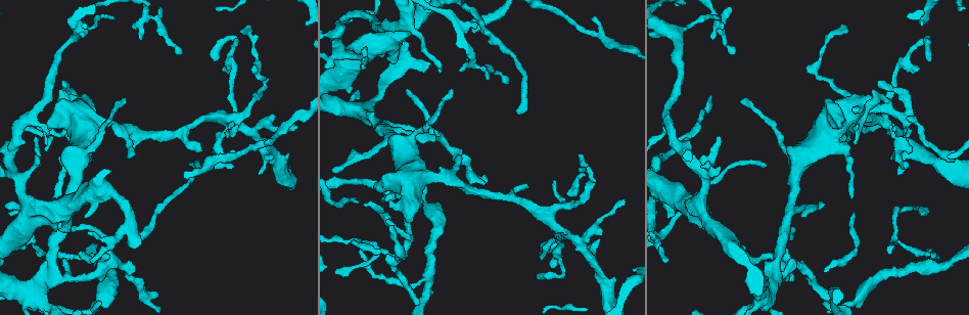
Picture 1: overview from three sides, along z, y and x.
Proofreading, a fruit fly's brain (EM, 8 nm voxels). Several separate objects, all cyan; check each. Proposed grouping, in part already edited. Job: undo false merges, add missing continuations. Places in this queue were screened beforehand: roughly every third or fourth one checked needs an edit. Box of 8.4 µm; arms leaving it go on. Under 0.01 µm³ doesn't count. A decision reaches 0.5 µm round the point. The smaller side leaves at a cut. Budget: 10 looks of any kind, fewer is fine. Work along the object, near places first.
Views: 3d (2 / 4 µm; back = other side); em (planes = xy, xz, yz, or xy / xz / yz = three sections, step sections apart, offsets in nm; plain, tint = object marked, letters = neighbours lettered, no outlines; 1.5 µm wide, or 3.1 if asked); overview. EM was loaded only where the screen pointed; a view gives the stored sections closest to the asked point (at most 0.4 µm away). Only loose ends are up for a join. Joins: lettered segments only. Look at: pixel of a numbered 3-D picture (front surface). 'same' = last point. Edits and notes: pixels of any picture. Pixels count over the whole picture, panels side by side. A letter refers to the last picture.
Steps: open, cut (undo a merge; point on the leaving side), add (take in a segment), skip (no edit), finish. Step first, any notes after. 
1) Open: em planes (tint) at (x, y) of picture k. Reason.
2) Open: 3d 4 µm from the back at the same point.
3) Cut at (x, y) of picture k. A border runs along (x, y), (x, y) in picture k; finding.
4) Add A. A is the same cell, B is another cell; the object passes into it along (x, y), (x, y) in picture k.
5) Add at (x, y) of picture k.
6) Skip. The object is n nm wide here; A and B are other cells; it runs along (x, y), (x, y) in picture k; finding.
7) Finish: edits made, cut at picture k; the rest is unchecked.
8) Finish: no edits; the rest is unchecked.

Open: 3d 4 µm at (707, 179) of picture 1. Four-way junction.

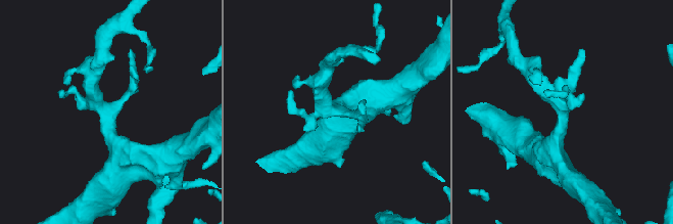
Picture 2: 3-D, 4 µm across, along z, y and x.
Open: em planes (letters) at (339, 110) of picture 2. 4 arms meet here.

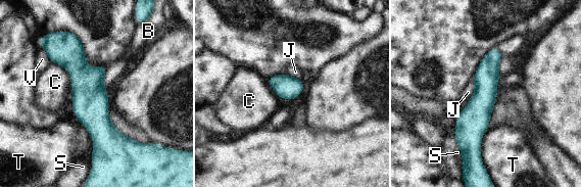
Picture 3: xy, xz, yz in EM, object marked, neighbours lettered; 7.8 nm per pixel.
Skip. The object is 190 nm wide here; B, C, J, S, T and V are other cells; it runs along (71, 35), (103, 150) in picture 3; all the same neuron.

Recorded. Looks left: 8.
Open: em xy step 8 (tint) at (665, 258) of picture 1. An open end.

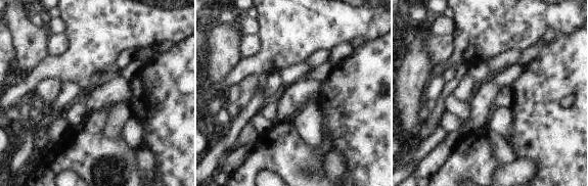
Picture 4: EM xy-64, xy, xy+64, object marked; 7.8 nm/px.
Open: em planes (letters) at the same point.

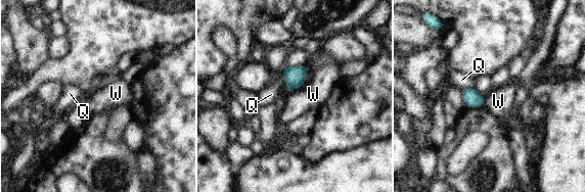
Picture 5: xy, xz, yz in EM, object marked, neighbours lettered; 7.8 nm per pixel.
Skip. Q and W are other cells; a border runs along (280, 73), (284, 76), (285, 88) in picture 5; none of them fits.

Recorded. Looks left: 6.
Open: em xz step 4 (tint) at (243, 31) of picture 1. Long arm stops here.

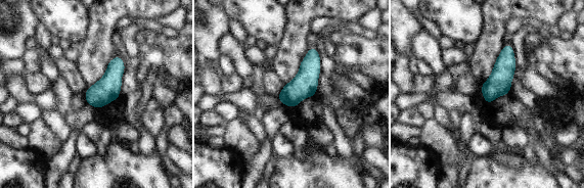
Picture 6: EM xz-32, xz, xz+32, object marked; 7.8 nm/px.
Open: em xy step 8 (letters) at the same point.

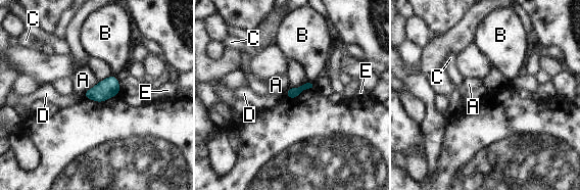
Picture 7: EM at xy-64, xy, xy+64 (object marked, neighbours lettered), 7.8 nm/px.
Skip. The longest contact is with A, 170 nm; A, B, C, D and E are other cells; none of them fits.

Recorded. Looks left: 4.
Open: 3d 4 µm at (140, 40) of picture 1. Tapers out.

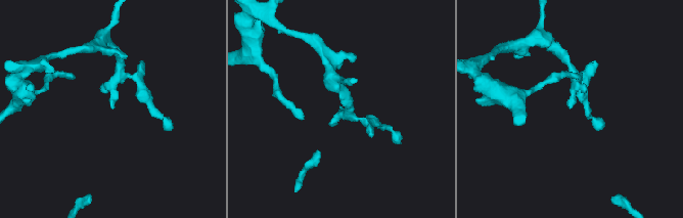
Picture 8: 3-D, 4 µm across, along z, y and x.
Open: em xz step 4 (tint) at (113, 106) of picture 8. Now the EM.

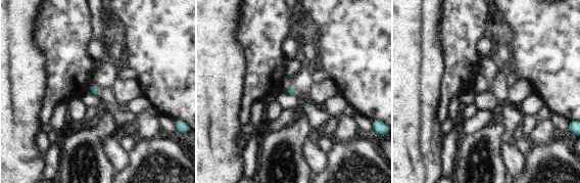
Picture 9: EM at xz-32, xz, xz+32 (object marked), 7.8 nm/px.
Open: em planes (letters) at the same point.

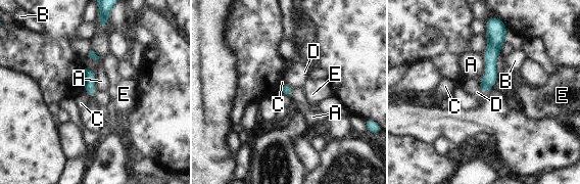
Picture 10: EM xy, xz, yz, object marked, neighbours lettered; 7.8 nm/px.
Skip. The longest contact is with A, 220 nm; A, B, C, D and E are other cells; it runs along (490, 30), (490, 77), (485, 91) in picture 10; no lettered segment goes on from it.

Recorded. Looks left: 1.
Finish: no edits; the rest is unchecked.

